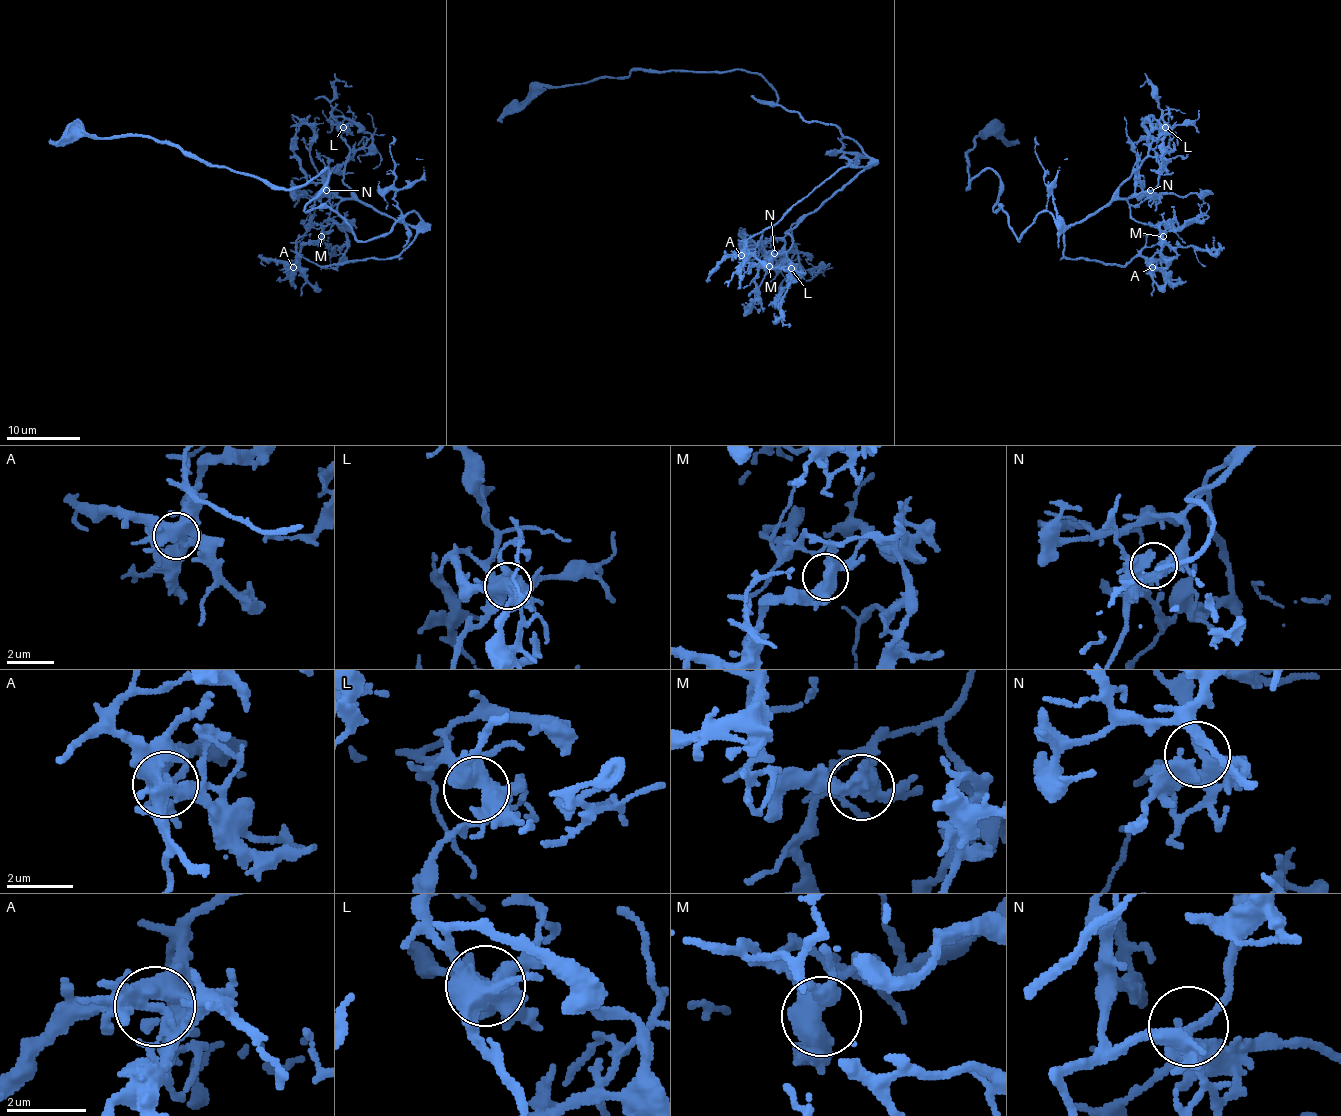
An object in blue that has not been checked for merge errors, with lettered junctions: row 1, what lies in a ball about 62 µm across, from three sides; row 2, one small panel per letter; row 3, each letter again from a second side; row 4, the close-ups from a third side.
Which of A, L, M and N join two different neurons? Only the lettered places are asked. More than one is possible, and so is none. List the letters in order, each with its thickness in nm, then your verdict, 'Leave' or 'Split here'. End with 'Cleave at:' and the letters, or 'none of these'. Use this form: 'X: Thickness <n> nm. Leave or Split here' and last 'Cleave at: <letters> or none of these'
A: Thickness 480 nm. Leave
L: Thickness 550 nm. Leave
M: Thickness 480 nm. Leave
N: Thickness 260 nm. Leave
Cleave at: none of these

